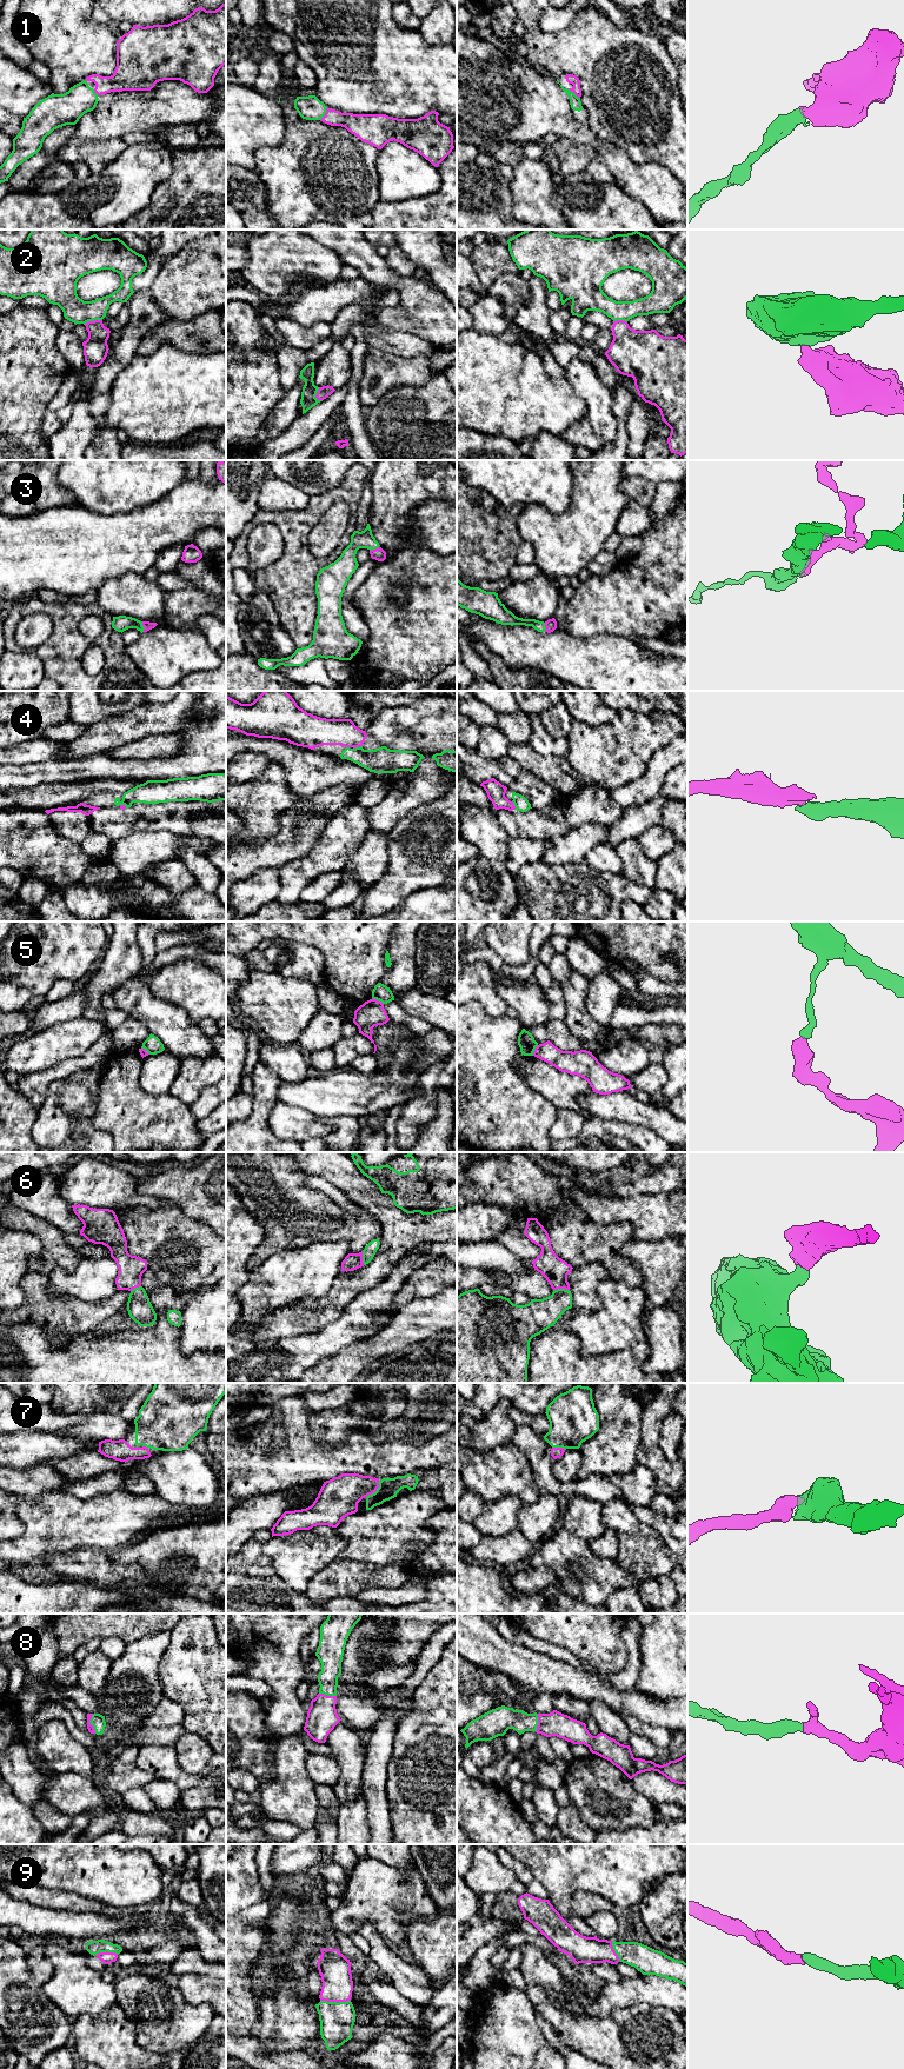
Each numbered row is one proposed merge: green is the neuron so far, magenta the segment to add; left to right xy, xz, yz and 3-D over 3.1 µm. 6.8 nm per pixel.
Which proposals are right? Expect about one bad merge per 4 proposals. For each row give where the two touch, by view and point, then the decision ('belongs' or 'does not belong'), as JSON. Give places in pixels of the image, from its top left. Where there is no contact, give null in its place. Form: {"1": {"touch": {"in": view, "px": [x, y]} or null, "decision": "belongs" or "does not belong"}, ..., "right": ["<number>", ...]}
{"1": {"touch": {"in": "yz", "px": [572, 92]}, "decision": "belongs"}, "2": {"touch": {"in": "xy", "px": [92, 320]}, "decision": "does not belong"}, "3": {"touch": {"in": "xy", "px": [143, 626]}, "decision": "belongs"}, "4": {"touch": {"in": "xz", "px": [357, 747]}, "decision": "belongs"}, "5": {"touch": {"in": "xz", "px": [378, 999]}, "decision": "does not belong"}, "6": {"touch": {"in": "yz", "px": [560, 1289]}, "decision": "belongs"}, "7": {"touch": {"in": "xz", "px": [377, 1490]}, "decision": "belongs"}, "8": {"touch": {"in": "xy", "px": [90, 1722]}, "decision": "belongs"}, "9": {"touch": {"in": "xz", "px": [336, 2002]}, "decision": "belongs"}, "right": ["1", "3", "4", "6", "7", "8", "9"]}

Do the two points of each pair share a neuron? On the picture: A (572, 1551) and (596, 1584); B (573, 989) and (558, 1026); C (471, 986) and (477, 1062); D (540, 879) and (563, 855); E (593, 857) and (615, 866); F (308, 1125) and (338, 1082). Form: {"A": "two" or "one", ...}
{"A": "one", "B": "two", "C": "two", "D": "two", "E": "one", "F": "two"}

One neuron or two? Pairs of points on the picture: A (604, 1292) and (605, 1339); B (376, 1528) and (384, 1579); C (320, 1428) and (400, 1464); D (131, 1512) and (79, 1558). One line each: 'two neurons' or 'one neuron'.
A: one neuron
B: two neurons
C: two neurons
D: two neurons

